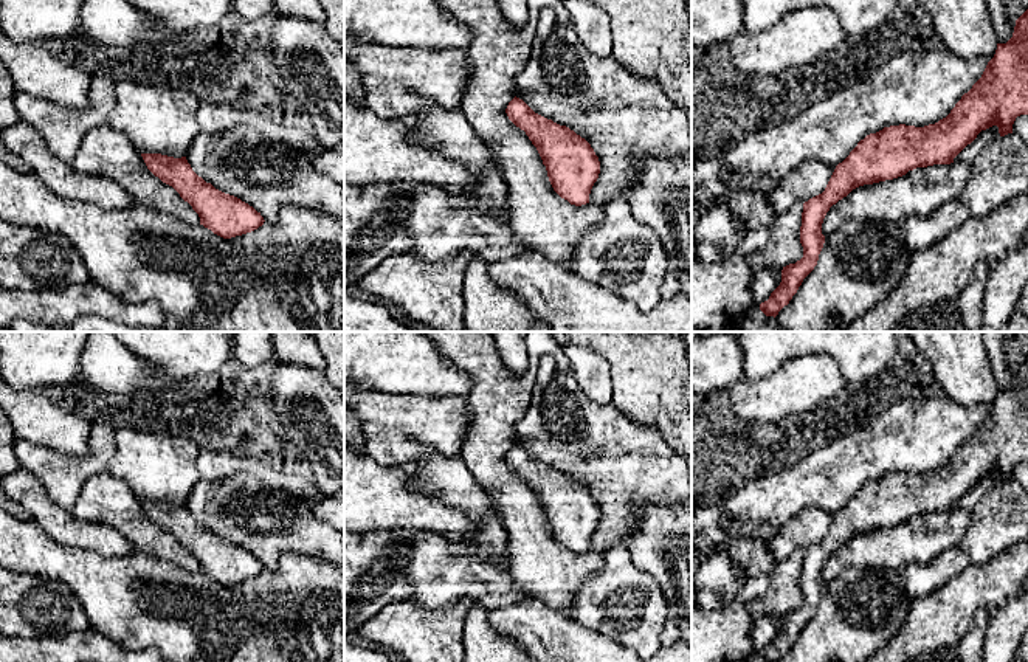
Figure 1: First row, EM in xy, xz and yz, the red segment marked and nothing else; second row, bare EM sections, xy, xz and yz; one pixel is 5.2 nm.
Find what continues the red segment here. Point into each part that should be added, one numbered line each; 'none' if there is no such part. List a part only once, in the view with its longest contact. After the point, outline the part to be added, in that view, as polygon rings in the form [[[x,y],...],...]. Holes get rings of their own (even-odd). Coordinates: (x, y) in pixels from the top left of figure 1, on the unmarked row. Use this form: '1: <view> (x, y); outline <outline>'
none

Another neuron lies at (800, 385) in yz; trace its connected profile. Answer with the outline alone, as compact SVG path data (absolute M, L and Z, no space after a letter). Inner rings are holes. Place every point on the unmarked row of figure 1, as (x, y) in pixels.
M811 353L783 364L768 378L757 381L741 378L730 386L727 394L730 408L740 419L750 423L769 423L806 412L840 394L847 384L842 371L830 355Z

